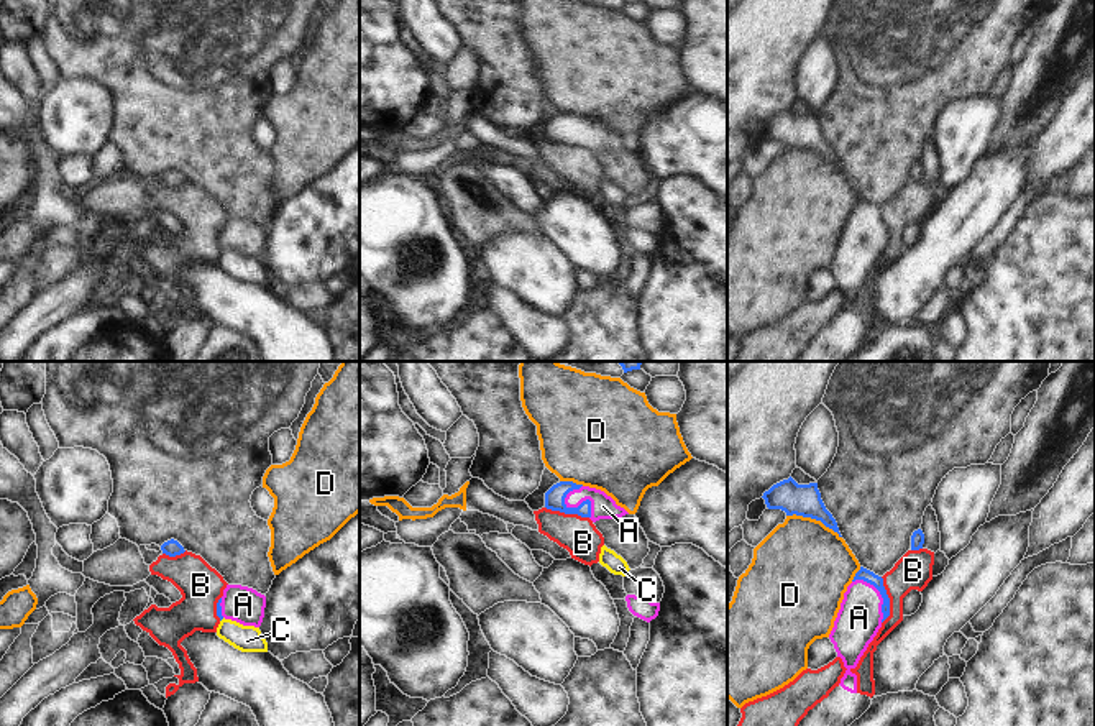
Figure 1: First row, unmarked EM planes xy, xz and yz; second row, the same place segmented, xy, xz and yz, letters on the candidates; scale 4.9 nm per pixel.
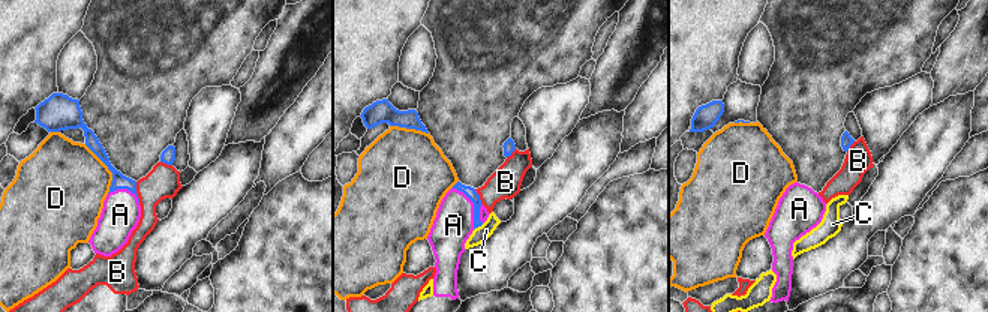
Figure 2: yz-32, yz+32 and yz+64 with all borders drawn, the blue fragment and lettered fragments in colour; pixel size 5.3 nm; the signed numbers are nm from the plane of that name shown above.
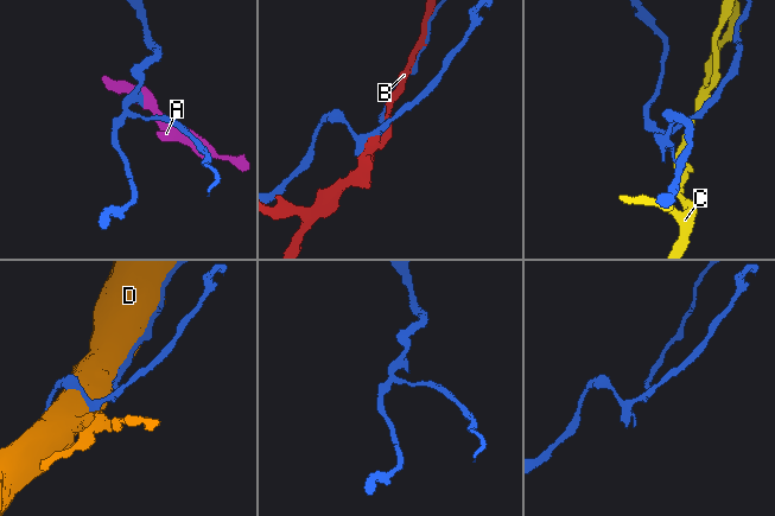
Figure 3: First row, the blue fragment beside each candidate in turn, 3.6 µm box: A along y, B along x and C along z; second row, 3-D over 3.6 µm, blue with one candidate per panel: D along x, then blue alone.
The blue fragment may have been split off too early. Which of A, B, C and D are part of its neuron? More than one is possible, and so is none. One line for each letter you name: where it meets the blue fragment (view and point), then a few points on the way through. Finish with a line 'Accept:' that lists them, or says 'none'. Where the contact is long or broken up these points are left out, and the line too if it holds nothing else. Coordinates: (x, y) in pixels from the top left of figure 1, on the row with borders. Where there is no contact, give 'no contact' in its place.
A: contact xz (580, 505); way xz (555, 496), (568, 506), (580, 505), (588, 500), (603, 506)
Accept: A

